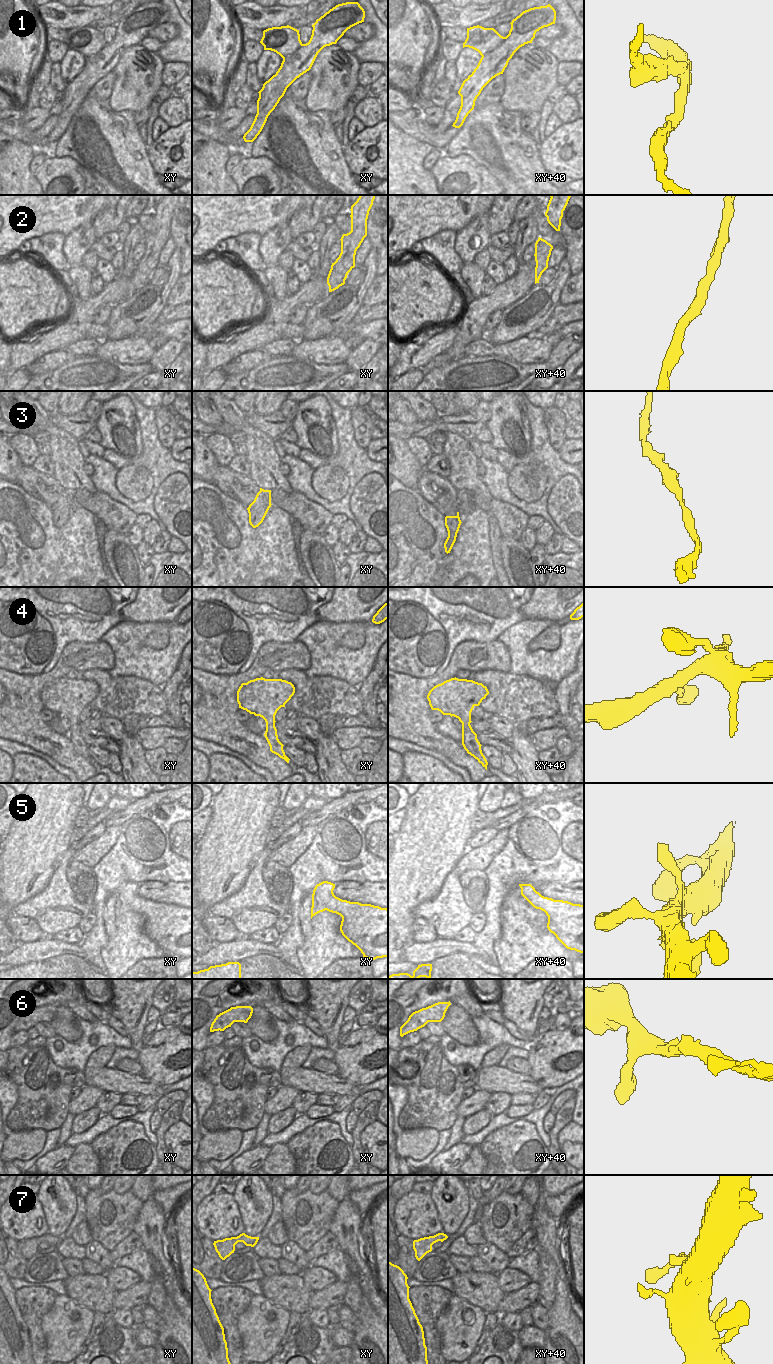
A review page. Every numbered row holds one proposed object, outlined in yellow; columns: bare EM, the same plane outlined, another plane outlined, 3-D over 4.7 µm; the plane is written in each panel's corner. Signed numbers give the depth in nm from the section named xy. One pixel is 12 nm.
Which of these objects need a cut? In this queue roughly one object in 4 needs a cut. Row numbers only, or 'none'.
1

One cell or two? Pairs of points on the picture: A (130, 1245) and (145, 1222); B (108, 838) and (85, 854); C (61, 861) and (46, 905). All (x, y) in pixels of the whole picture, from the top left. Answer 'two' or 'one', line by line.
A: two
B: one
C: one

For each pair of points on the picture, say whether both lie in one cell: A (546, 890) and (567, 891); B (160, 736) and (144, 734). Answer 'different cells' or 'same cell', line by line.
A: same cell
B: same cell

